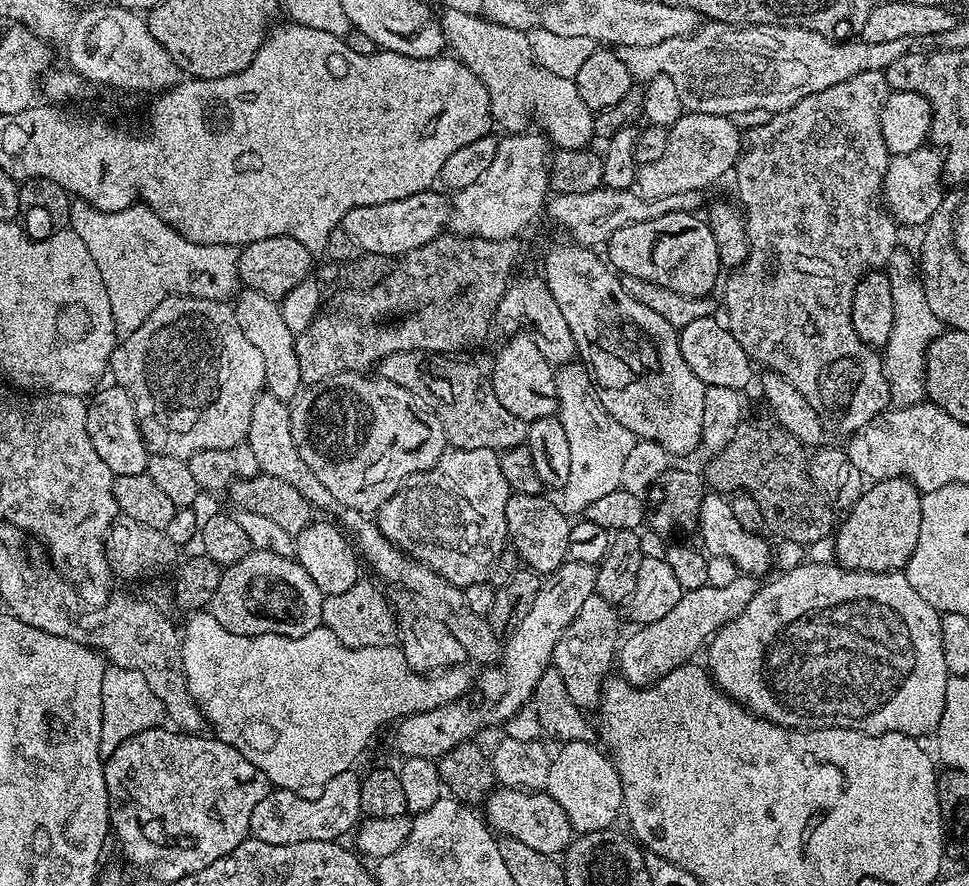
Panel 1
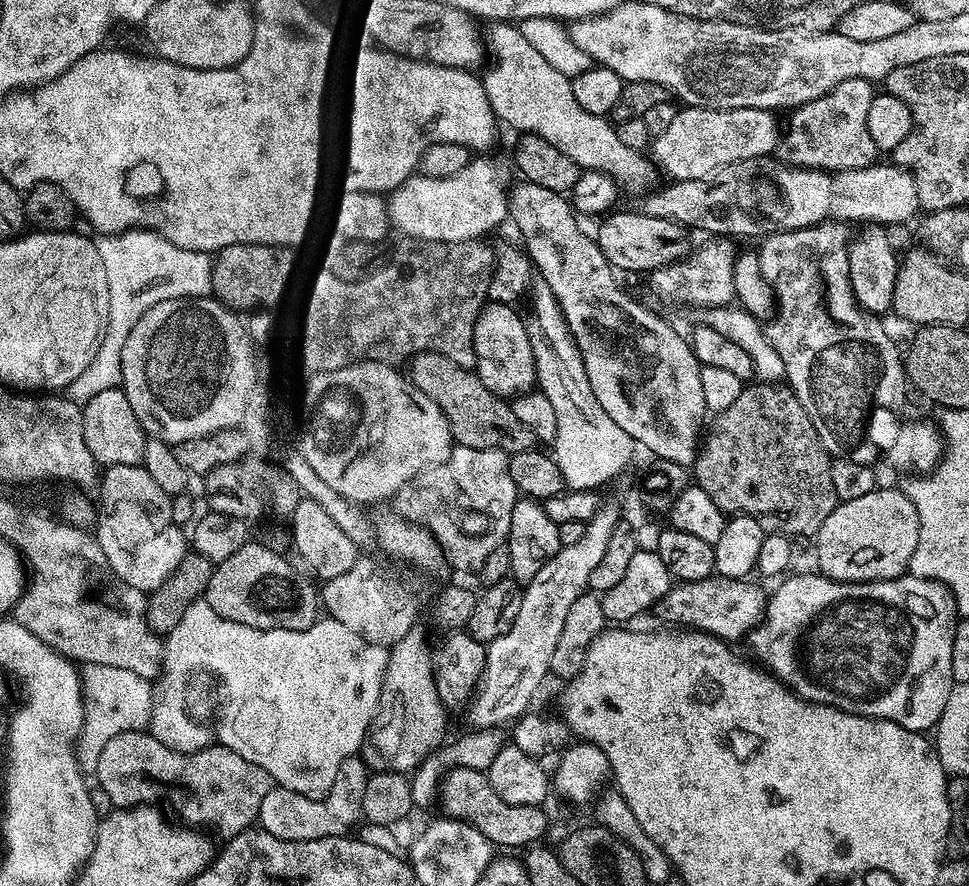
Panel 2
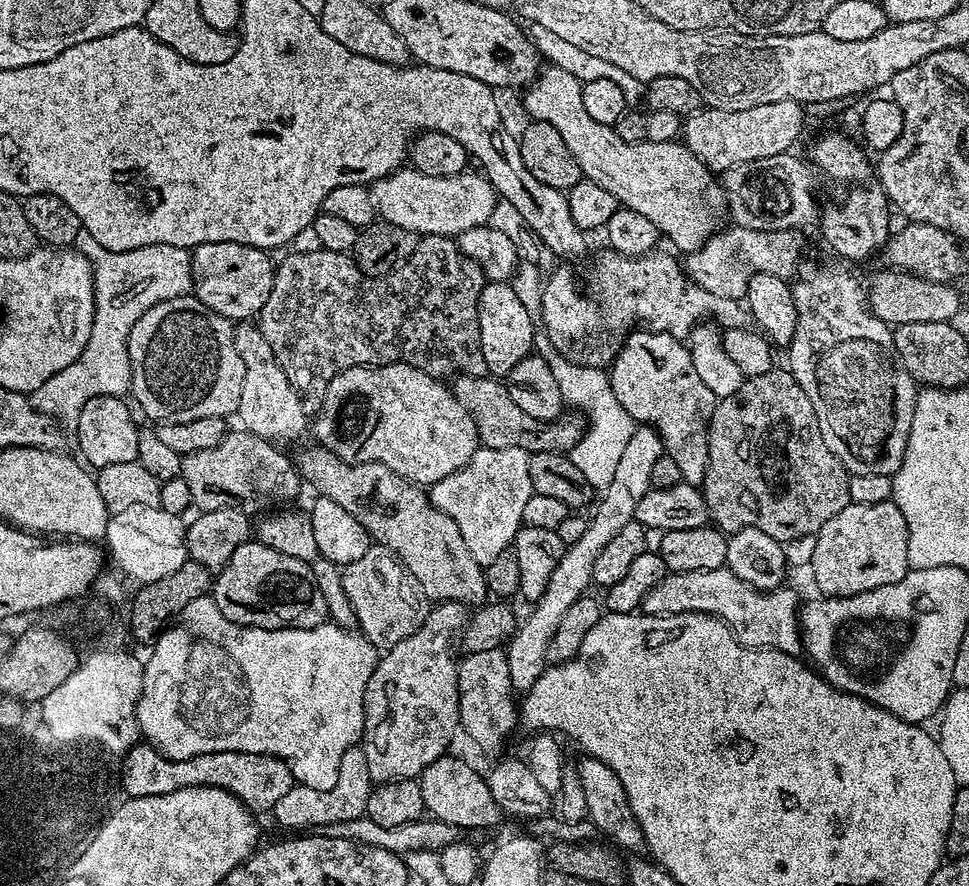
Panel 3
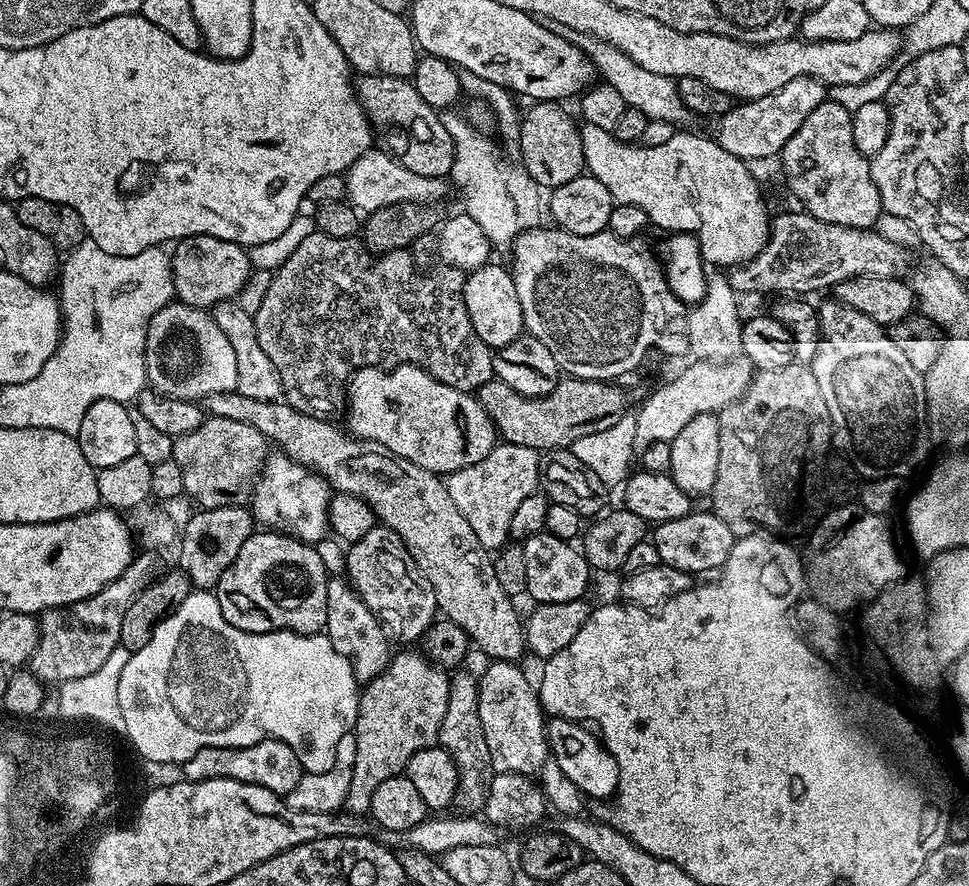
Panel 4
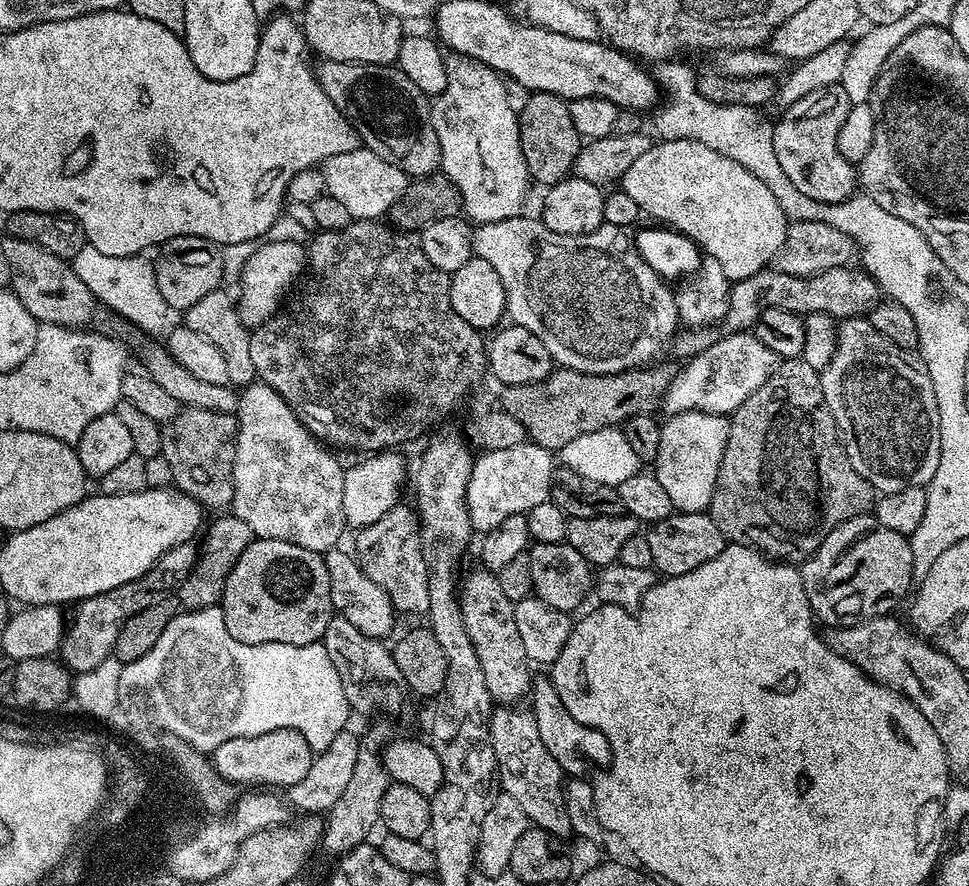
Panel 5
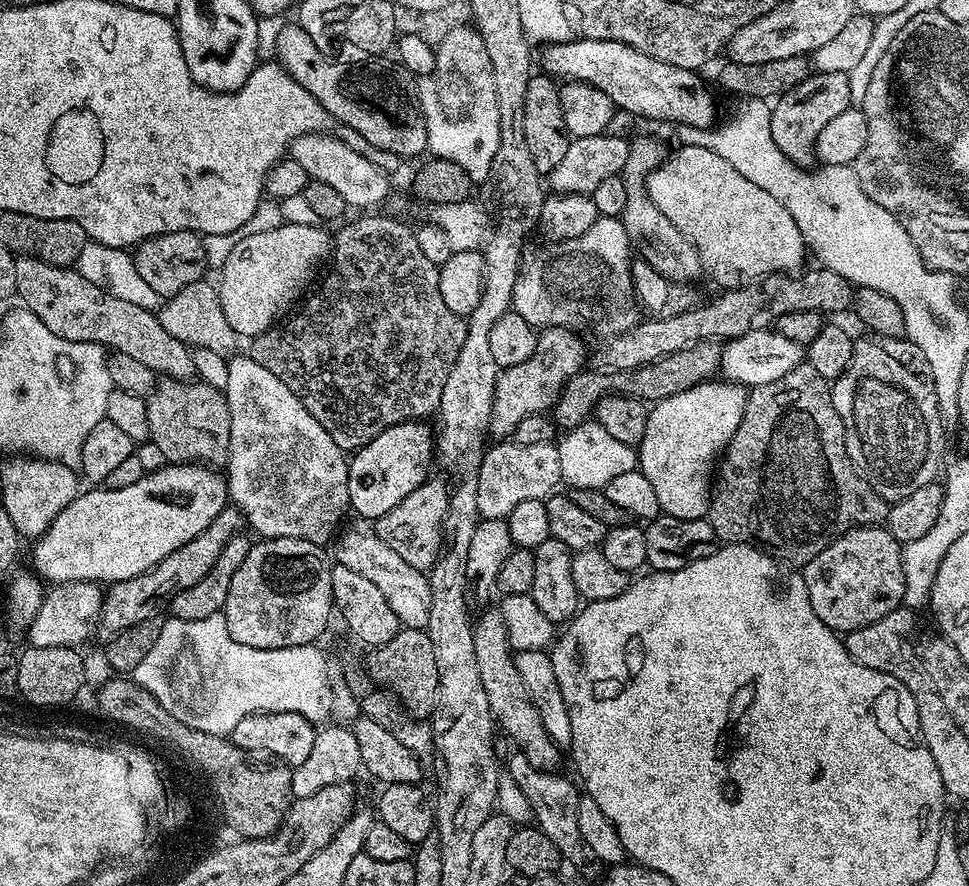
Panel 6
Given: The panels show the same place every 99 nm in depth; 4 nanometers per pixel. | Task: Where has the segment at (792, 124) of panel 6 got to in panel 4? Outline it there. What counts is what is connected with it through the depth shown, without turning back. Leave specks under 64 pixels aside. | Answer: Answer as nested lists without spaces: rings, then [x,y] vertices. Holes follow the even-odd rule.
[[[832,98],[825,99],[798,126],[794,138],[786,142],[784,151],[778,157],[784,163],[784,176],[792,187],[792,192],[801,200],[803,211],[821,219],[822,222],[837,226],[871,229],[882,215],[878,186],[874,186],[872,166],[869,157],[861,154],[858,146],[854,146],[854,130],[852,129],[852,112],[844,109]]]

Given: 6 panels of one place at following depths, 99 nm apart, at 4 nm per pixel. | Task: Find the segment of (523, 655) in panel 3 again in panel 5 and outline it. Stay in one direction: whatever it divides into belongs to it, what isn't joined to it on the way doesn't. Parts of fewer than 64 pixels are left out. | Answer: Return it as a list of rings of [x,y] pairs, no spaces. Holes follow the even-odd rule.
[[[751,331],[734,332],[721,335],[714,346],[702,350],[702,354],[692,357],[683,367],[666,390],[663,411],[672,416],[680,416],[683,412],[731,414],[758,390],[758,386],[762,386],[762,382],[776,373],[778,357],[774,350],[766,350]]]

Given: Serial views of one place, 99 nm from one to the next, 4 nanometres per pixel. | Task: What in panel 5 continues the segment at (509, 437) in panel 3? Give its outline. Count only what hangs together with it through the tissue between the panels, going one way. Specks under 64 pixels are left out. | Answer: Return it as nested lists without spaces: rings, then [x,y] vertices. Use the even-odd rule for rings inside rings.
[[[653,362],[642,368],[627,368],[618,374],[582,374],[557,367],[537,384],[510,384],[503,389],[499,407],[522,422],[524,435],[531,443],[558,450],[582,434],[623,425],[635,416],[655,413],[663,405],[677,365]]]

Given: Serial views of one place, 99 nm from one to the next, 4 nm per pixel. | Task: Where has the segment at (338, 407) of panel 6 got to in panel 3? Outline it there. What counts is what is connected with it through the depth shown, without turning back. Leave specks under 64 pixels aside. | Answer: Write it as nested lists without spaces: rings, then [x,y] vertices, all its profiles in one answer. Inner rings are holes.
[[[426,236],[421,239],[419,246],[410,254],[406,262],[402,262],[392,272],[385,276],[368,276],[356,265],[351,255],[342,252],[310,252],[288,254],[284,261],[275,265],[276,273],[274,282],[270,286],[270,298],[266,298],[266,306],[262,306],[258,317],[260,333],[270,342],[270,350],[274,350],[274,358],[278,358],[278,366],[286,374],[286,378],[301,394],[307,394],[312,384],[323,385],[332,380],[342,370],[347,368],[367,368],[382,364],[408,364],[411,368],[417,368],[419,372],[425,372],[428,376],[437,378],[461,376],[488,376],[486,358],[482,358],[482,346],[480,345],[480,331],[478,330],[478,302],[486,283],[484,272],[470,258],[466,258],[460,252],[460,245],[455,239],[446,236]]]

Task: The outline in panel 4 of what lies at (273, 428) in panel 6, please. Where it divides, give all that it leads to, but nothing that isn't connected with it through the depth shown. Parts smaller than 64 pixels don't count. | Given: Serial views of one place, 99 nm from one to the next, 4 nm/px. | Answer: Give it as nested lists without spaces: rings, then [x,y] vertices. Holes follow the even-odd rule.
[[[275,455],[265,459],[262,474],[256,477],[256,486],[252,490],[250,511],[255,523],[287,537],[303,540],[305,544],[315,545],[330,532],[328,483],[288,456]]]

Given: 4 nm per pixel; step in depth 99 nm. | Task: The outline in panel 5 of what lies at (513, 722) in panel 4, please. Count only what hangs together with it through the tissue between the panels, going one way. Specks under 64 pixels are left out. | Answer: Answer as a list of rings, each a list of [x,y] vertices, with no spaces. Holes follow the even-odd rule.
[[[524,706],[497,707],[488,717],[488,729],[503,795],[514,798],[514,802],[526,810],[526,818],[535,827],[545,828],[551,836],[567,837],[572,827],[570,814],[566,814],[564,805],[566,773],[560,769],[558,762],[554,762],[550,750],[546,750],[538,735],[538,722],[534,722],[531,711]]]

